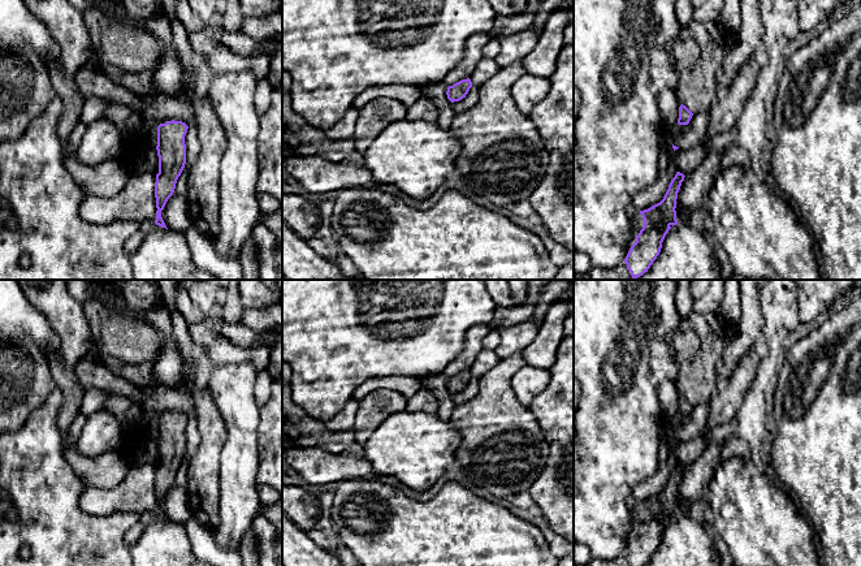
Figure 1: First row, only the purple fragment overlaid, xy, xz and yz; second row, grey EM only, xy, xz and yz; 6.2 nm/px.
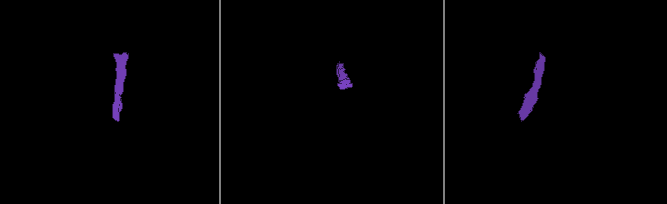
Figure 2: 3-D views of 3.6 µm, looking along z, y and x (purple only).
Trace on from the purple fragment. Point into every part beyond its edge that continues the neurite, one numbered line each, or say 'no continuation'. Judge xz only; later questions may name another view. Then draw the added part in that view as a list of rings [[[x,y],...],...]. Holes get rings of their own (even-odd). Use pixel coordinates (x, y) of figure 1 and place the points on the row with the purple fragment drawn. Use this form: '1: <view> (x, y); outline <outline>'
no continuation

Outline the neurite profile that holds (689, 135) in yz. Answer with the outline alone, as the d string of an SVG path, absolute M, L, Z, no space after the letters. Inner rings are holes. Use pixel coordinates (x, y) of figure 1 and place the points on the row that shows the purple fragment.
M693 113L688 125L676 125L671 130L671 143L679 148L689 150L702 143L708 156L722 151L736 142L737 128L734 125L728 131L719 135L708 135L709 113Z

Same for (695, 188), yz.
M723 151L709 155L697 170L684 177L675 208L678 224L689 224L691 215L709 196L709 191L721 170Z

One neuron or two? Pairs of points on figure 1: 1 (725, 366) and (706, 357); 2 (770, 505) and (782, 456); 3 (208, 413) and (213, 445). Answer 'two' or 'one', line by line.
1: two
2: two
3: one

